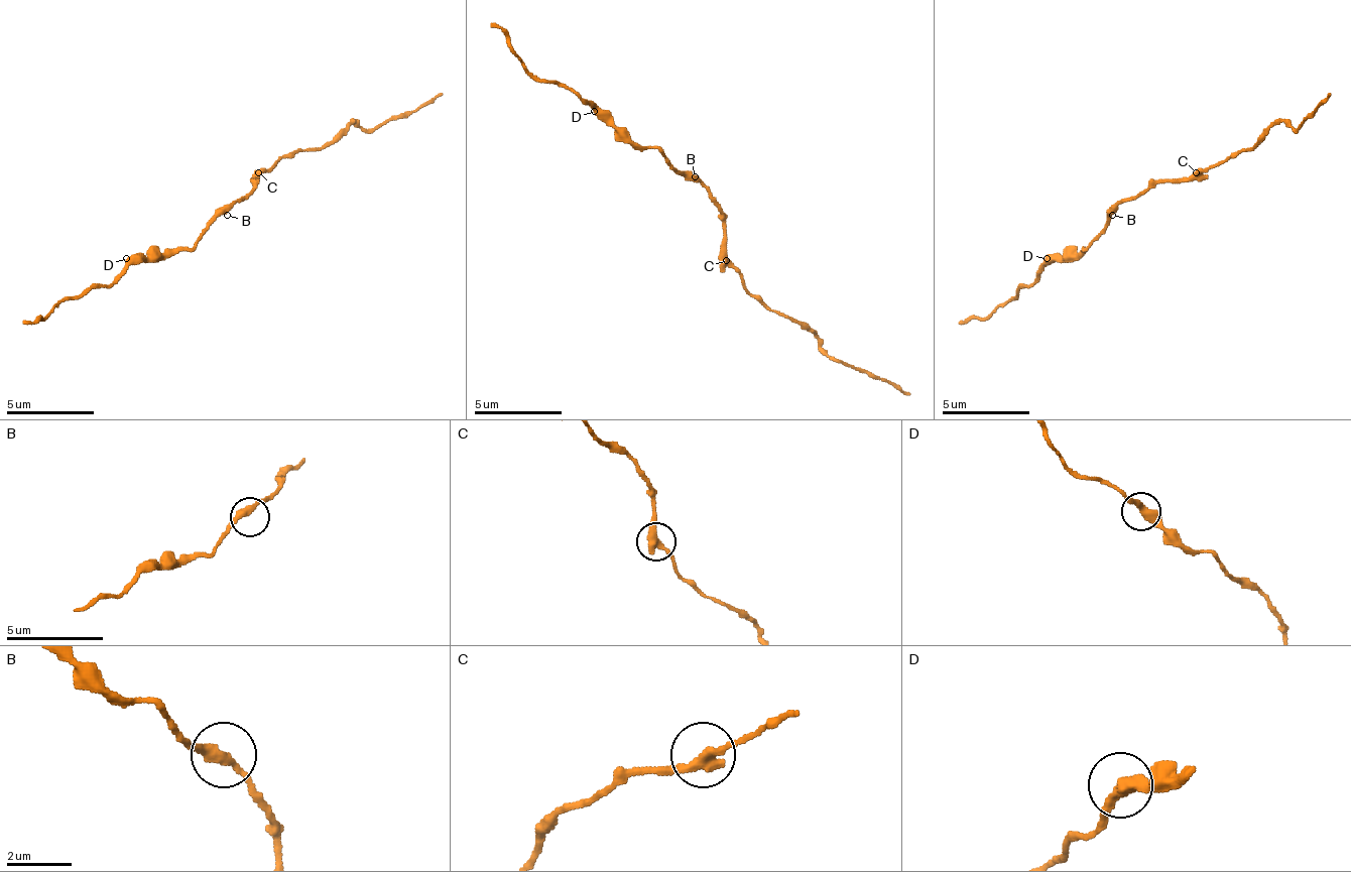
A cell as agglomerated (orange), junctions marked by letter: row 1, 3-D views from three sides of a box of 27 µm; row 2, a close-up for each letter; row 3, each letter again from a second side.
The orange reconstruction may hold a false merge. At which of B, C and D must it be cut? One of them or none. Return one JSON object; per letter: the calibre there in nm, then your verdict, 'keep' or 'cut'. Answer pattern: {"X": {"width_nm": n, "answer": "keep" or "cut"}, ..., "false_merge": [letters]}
{"B": {"width_nm": 320, "answer": "keep"}, "C": {"width_nm": 360, "answer": "keep"}, "D": {"width_nm": 360, "answer": "keep"}, "false_merge": []}

